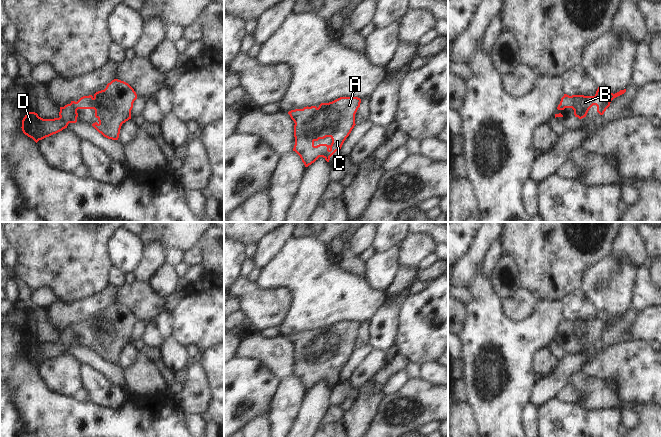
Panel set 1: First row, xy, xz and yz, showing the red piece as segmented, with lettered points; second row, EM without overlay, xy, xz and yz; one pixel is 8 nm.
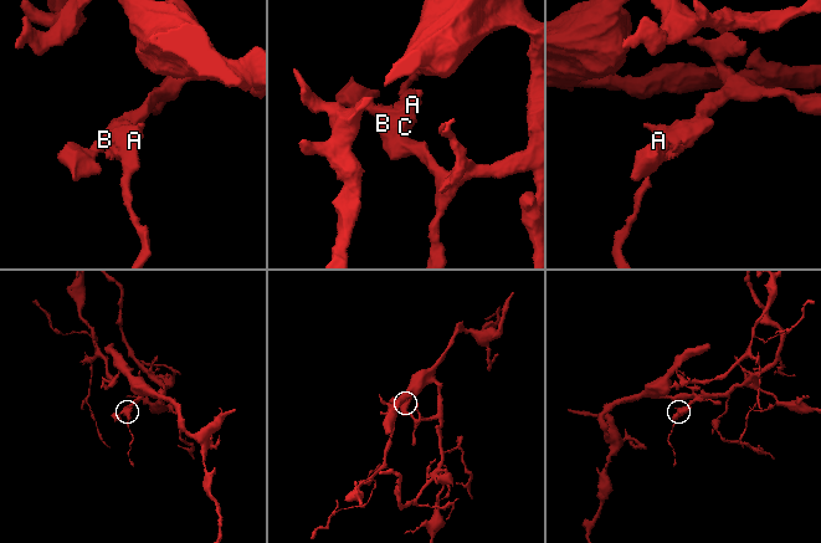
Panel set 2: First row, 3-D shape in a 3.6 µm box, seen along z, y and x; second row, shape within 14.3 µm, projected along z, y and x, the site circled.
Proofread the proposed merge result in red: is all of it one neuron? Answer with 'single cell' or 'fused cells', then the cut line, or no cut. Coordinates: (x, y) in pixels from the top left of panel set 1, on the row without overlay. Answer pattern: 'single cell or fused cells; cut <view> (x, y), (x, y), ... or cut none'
single cell; cut none

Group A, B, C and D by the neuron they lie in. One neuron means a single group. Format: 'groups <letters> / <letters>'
groups A B C D

